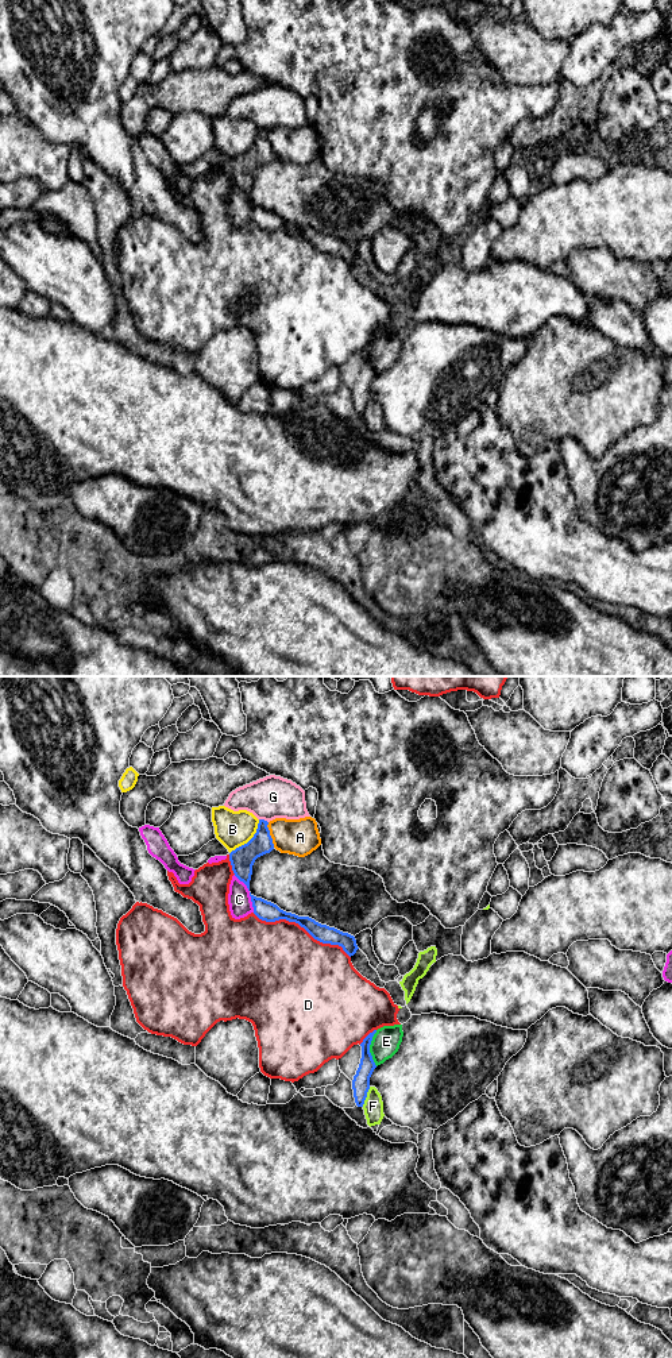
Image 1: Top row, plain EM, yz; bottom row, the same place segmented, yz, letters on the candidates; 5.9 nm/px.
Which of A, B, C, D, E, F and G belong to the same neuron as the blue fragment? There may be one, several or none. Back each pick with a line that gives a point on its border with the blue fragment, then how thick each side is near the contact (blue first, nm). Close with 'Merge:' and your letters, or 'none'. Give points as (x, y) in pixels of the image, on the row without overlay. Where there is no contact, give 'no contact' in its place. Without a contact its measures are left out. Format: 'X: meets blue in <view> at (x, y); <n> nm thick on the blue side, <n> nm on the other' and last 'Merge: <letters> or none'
Merge: none

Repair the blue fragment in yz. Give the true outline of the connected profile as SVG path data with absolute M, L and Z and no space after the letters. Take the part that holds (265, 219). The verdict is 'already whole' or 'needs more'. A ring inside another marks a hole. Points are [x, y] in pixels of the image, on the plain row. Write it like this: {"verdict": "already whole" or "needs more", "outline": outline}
{"verdict": "already whole", "outline": "M250 201L254 223L266 231L275 231L279 228L286 228L289 231L296 231L304 236L314 248L323 252L339 254L351 266L359 258L354 244L343 242L335 236L321 234L309 225L298 225L291 221L281 219L277 213L267 211L262 207L256 207Z"}

